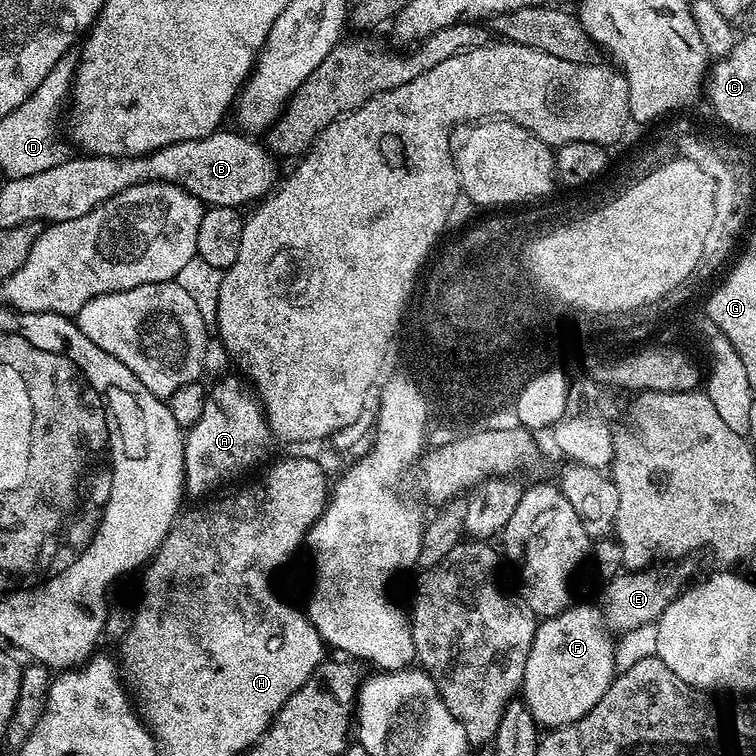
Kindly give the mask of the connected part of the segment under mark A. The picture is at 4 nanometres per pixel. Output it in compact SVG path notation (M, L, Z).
M239 375L236 376L228 376L210 388L202 418L187 429L184 438L184 491L189 497L204 496L219 484L250 471L255 464L263 465L269 459L268 451L274 445L272 428L255 391Z

